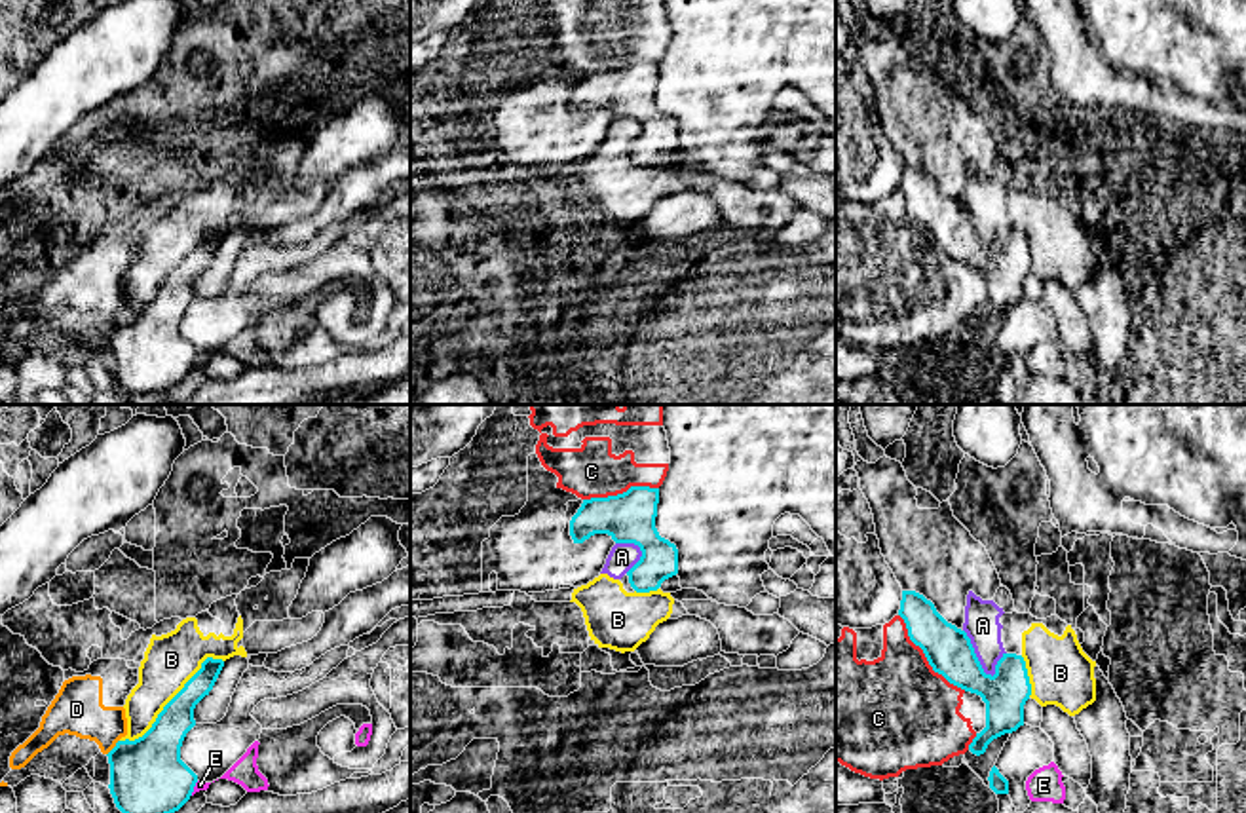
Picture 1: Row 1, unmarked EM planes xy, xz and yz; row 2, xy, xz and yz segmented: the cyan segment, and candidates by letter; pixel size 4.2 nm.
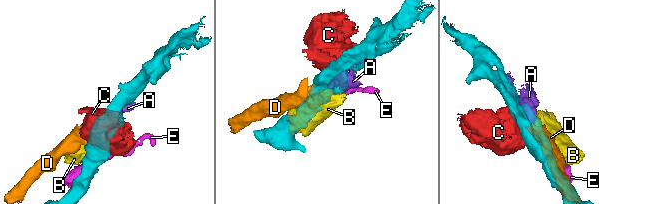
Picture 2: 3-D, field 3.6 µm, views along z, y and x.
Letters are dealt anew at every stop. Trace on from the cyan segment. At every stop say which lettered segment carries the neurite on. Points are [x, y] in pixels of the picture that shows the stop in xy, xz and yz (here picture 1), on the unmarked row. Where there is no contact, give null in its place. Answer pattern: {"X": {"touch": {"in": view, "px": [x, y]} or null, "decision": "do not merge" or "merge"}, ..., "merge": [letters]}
{"A": {"touch": {"in": "yz", "px": [975, 228]}, "decision": "do not merge"}, "B": {"touch": {"in": "xy", "px": [171, 274]}, "decision": "do not merge"}, "C": {"touch": {"in": "yz", "px": [925, 230]}, "decision": "do not merge"}, "D": {"touch": {"in": "xy", "px": [114, 321]}, "decision": "do not merge"}, "E": {"touch": {"in": "xy", "px": [192, 363]}, "decision": "do not merge"}, "merge": []}

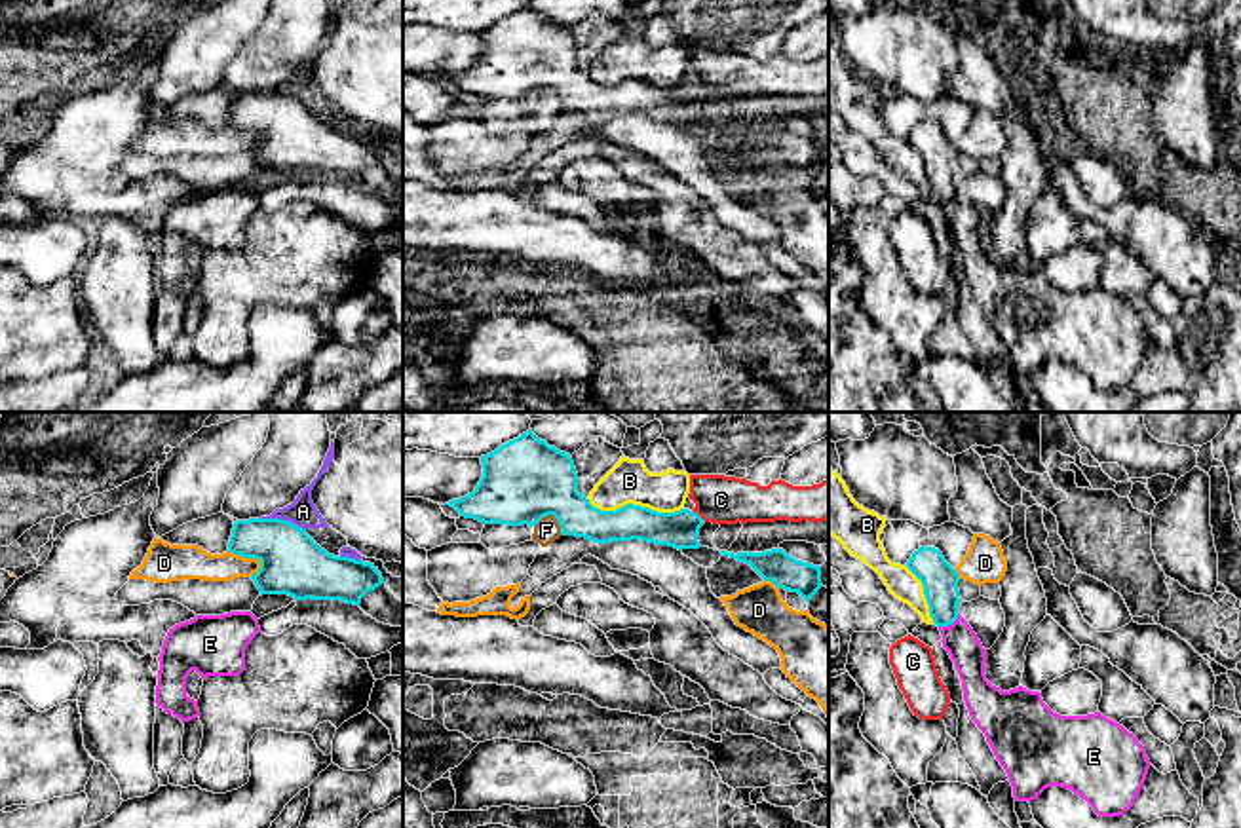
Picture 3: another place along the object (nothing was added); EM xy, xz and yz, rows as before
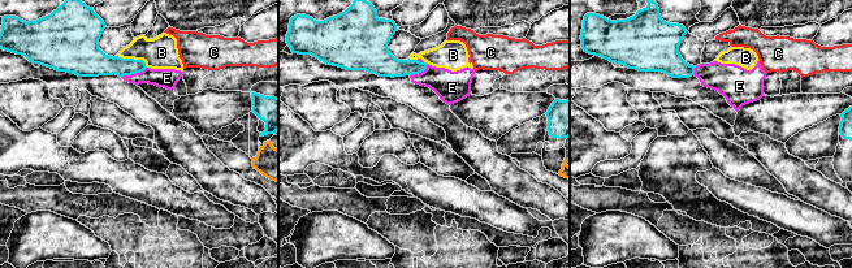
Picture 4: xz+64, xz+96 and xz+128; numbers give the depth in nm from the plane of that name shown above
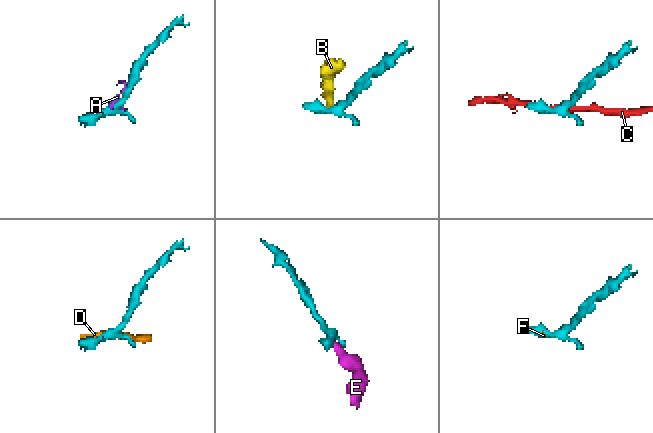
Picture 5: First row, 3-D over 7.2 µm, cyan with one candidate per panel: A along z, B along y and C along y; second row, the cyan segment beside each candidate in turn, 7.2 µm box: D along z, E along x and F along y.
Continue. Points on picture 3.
{"A": {"touch": {"in": "xy", "px": [284, 95]}, "decision": "do not merge"}, "B": {"touch": {"in": "xz", "px": [635, 80]}, "decision": "do not merge"}, "C": {"touch": {"in": "xz", "px": [698, 90]}, "decision": "do not merge"}, "D": {"touch": {"in": "xy", "px": [248, 131]}, "decision": "do not merge"}, "E": {"touch": {"in": "yz", "px": [949, 198]}, "decision": "do not merge"}, "F": {"touch": {"in": "xz", "px": [553, 90]}, "decision": "do not merge"}, "merge": []}

